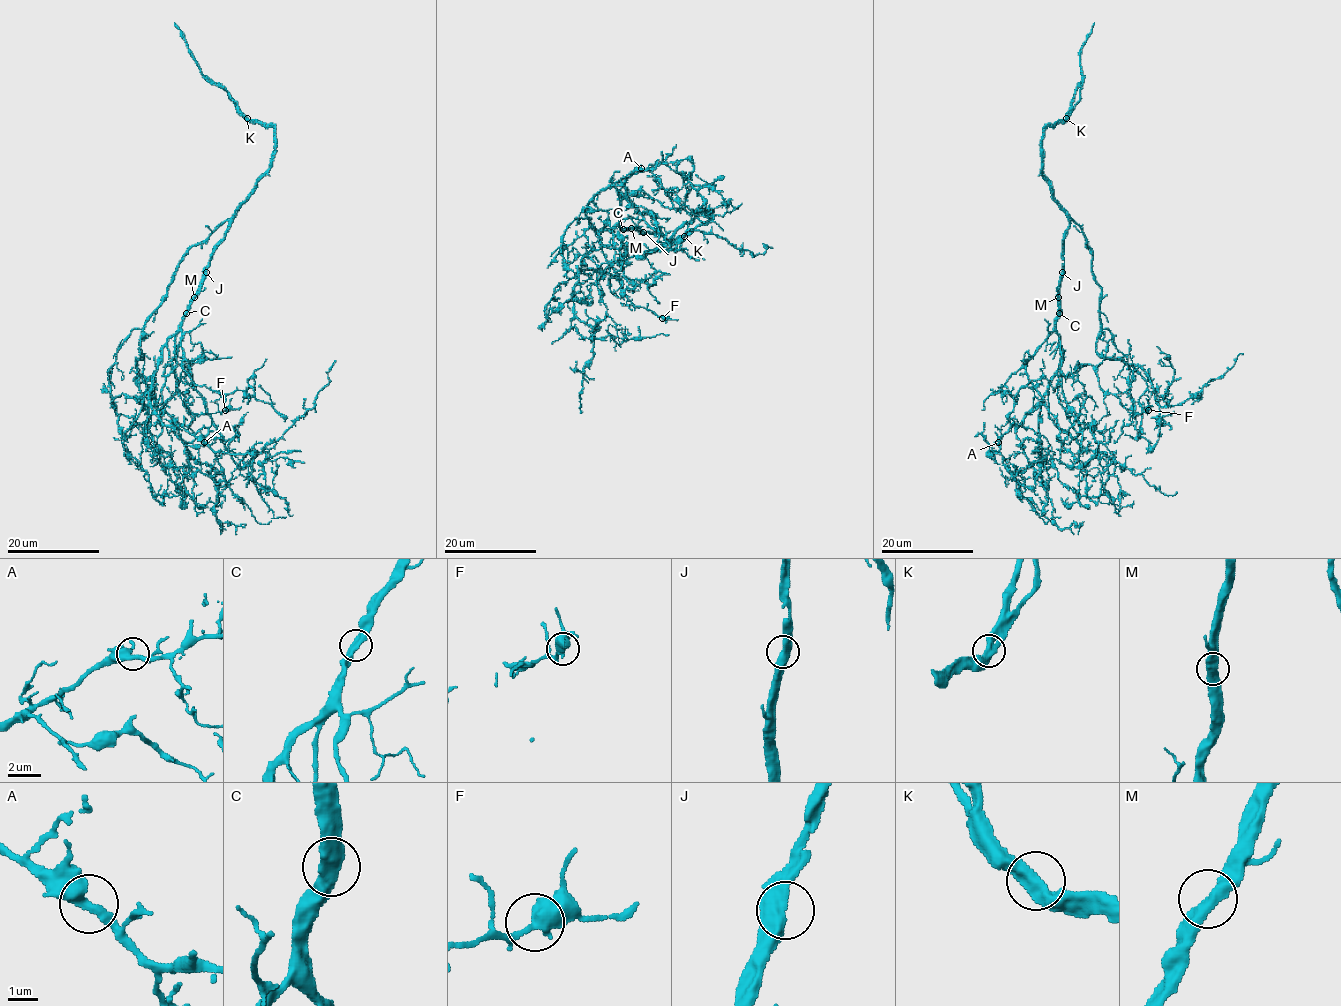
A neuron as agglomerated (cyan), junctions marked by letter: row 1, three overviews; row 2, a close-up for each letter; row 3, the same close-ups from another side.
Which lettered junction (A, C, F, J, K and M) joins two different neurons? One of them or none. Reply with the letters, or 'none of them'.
none of them

